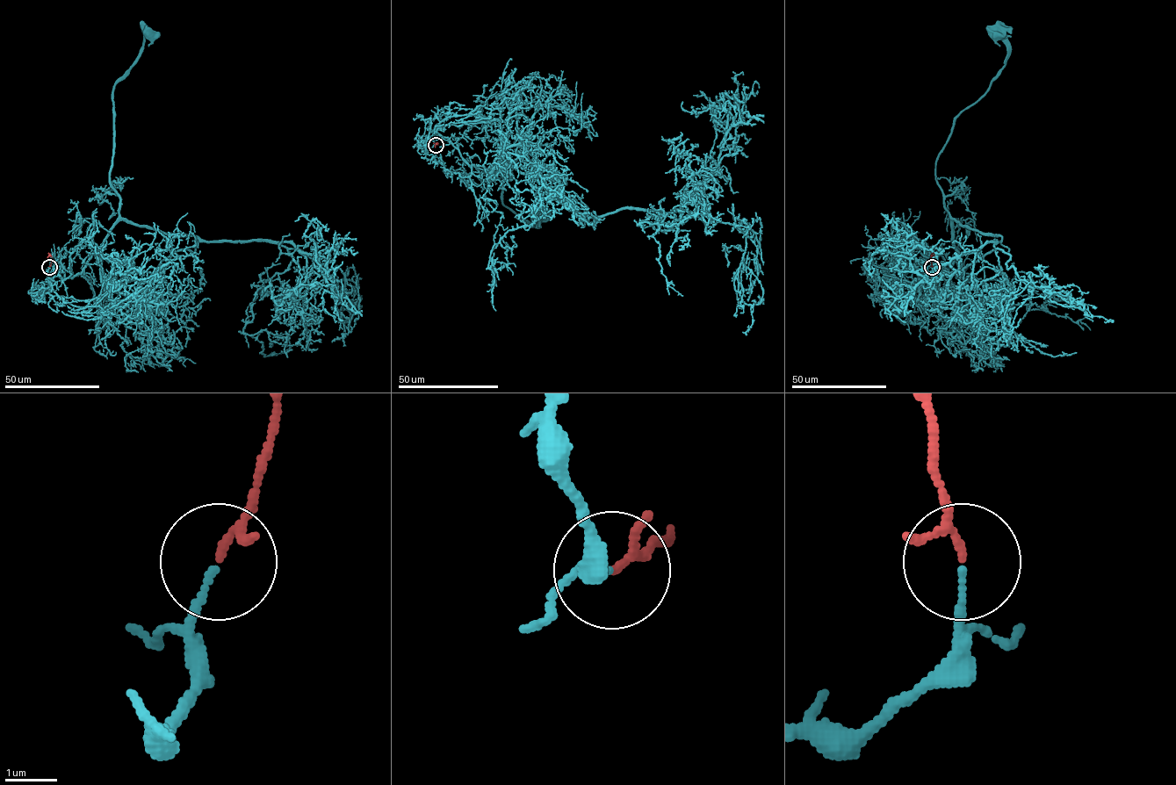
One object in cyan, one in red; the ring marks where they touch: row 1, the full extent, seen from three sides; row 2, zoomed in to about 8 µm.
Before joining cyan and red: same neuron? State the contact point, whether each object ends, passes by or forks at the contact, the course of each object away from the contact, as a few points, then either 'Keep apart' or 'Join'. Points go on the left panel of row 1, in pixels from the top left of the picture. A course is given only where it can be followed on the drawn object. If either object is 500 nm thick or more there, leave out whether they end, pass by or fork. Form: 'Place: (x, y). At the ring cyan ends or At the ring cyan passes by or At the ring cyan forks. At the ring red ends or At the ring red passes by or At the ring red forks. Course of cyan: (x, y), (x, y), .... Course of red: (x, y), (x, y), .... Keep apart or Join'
Place: (49, 267). At the ring cyan ends. At the ring red passes by. Course of cyan: (49, 267), (51, 278), (82, 272), (118, 217), (119, 195), (110, 179), (112, 89), (150, 34). Course of red: (49, 267), (51, 255), (48, 254). Join

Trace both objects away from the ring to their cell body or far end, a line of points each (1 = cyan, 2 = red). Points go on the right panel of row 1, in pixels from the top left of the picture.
1: (933, 267), (919, 278), (952, 272), (955, 255), (936, 158), (954, 119), (1005, 64), (1006, 42), (997, 34)
2: (933, 267), (930, 255), (934, 254)

